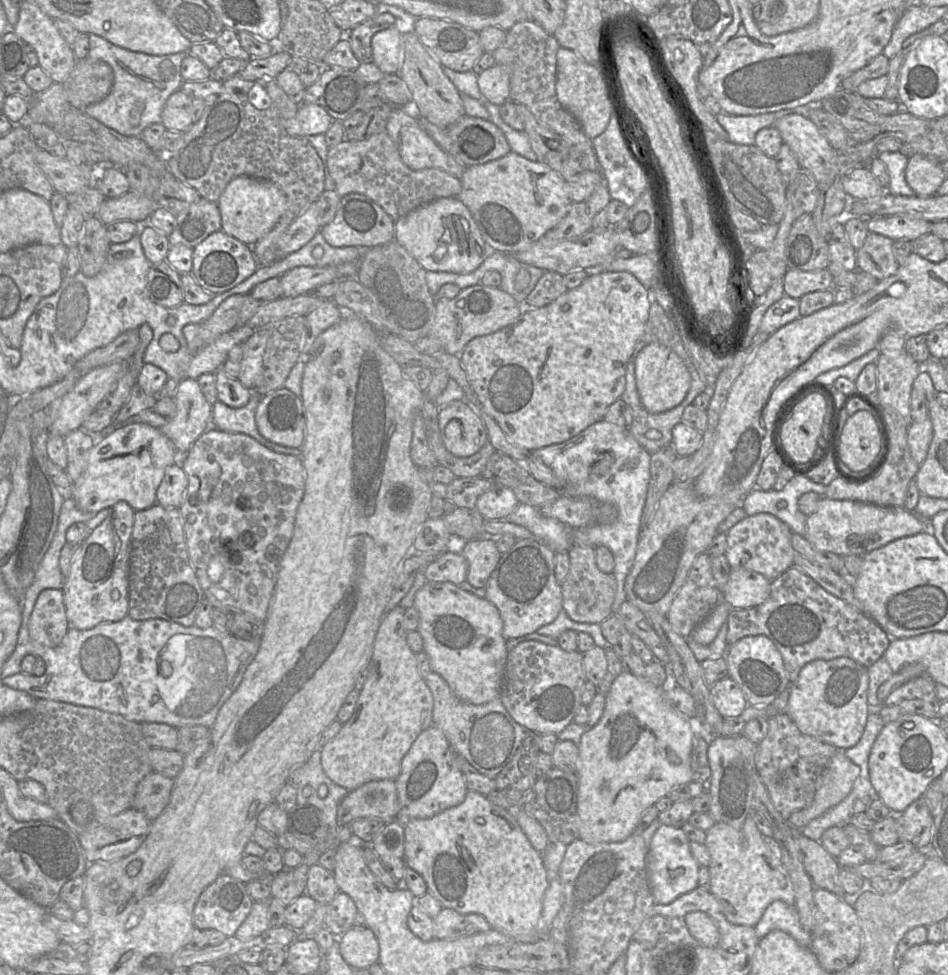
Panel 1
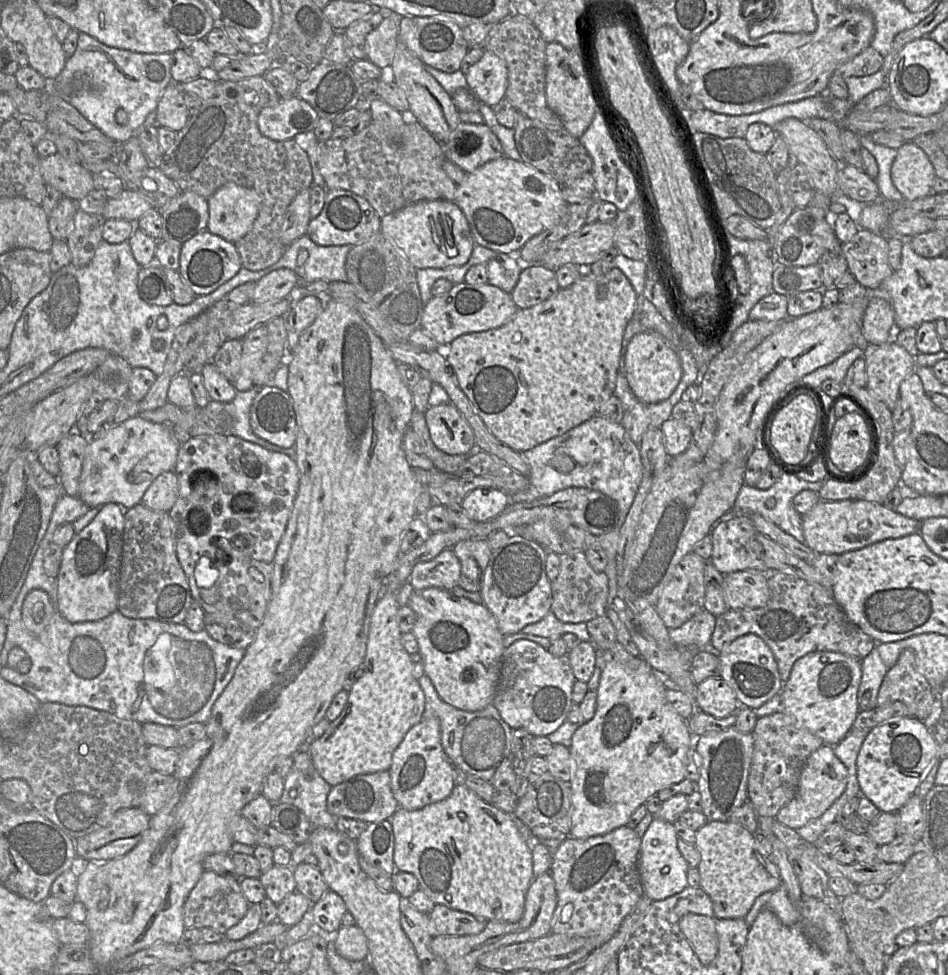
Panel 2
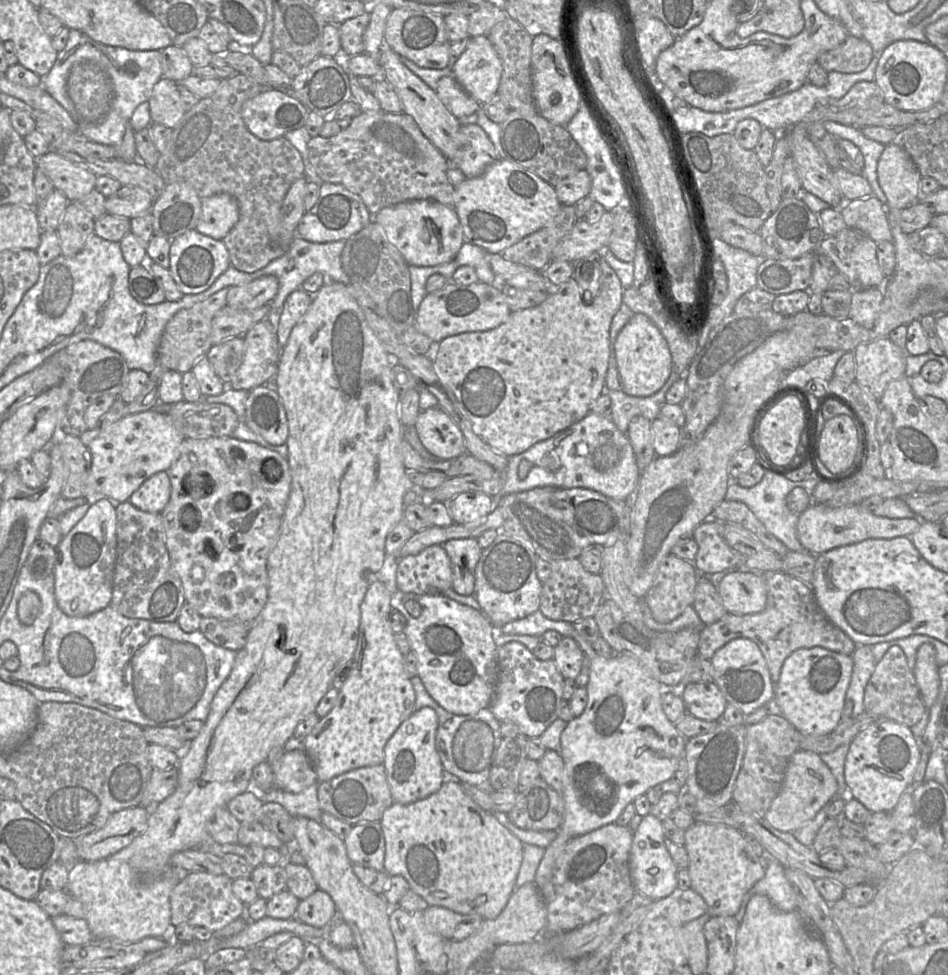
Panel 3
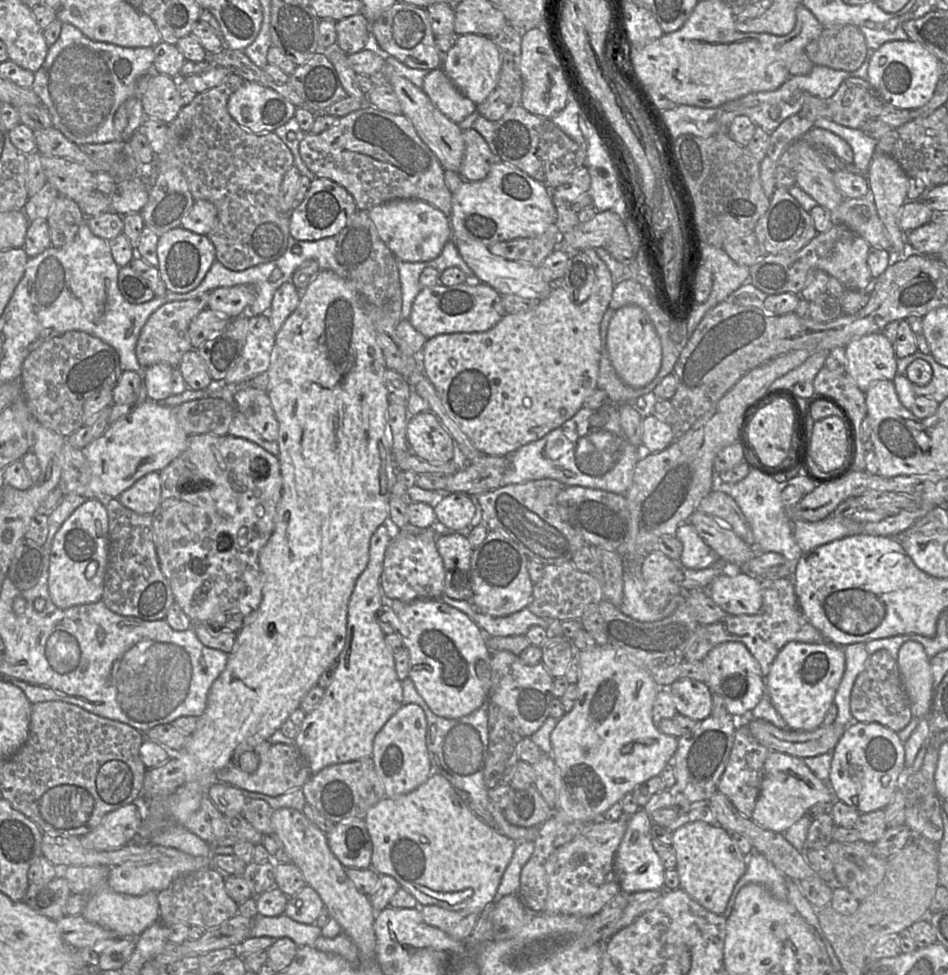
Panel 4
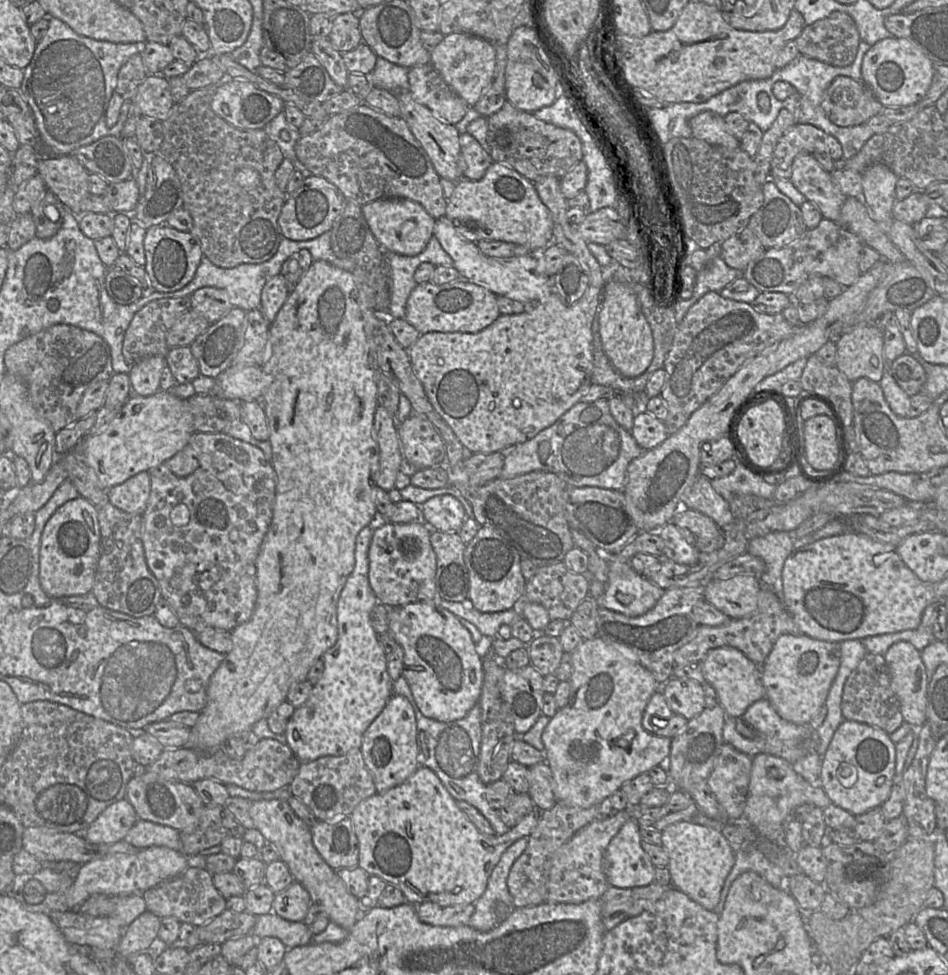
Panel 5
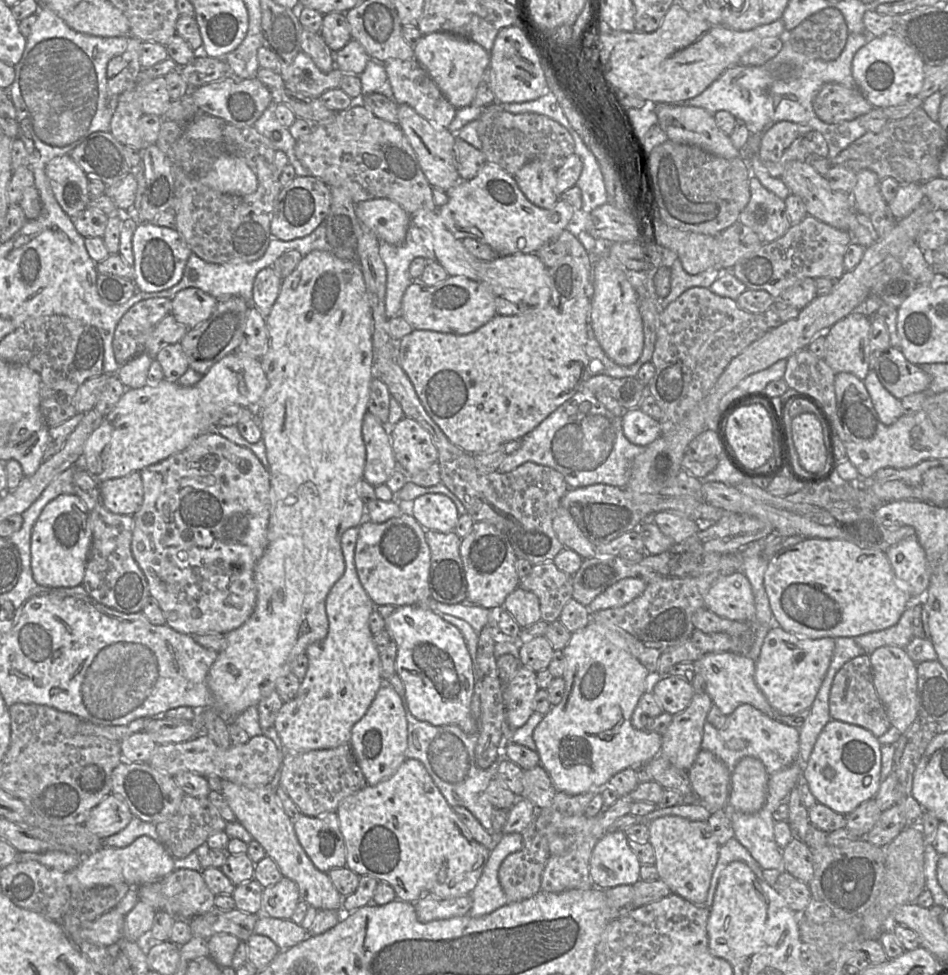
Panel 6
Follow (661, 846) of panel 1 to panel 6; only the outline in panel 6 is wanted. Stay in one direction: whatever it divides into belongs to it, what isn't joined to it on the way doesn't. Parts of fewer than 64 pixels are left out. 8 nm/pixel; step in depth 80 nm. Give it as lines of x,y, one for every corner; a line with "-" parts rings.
624,831
606,833
595,845
589,865
595,887
608,889
618,885
633,885
640,880
642,863
629,846

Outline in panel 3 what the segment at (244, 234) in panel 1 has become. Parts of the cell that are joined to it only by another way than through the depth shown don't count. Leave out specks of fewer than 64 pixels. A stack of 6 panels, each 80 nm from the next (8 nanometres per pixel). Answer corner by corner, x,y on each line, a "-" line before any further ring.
228,193
201,198
201,215
195,230
222,240
239,219
239,205

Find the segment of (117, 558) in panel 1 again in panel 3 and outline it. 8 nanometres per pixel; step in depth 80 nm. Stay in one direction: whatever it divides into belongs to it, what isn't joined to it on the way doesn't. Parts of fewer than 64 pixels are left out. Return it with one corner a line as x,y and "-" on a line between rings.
101,498
89,506
84,517
65,535
55,548
58,560
54,568
54,595
59,609
70,617
84,617
110,605
116,563
116,504

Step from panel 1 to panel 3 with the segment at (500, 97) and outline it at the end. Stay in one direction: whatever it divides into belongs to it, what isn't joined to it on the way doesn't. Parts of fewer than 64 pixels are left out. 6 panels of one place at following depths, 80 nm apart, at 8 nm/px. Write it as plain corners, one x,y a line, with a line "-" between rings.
487,36
469,37
463,53
457,58
450,56
448,67
452,70
453,78
481,105
489,102
497,94
503,67
501,59

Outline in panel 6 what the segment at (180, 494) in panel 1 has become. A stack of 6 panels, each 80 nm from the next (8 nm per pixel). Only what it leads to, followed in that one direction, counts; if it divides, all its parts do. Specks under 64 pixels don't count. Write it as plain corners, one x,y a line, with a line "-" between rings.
139,472
99,483
101,502
108,511
133,516
143,502
144,490

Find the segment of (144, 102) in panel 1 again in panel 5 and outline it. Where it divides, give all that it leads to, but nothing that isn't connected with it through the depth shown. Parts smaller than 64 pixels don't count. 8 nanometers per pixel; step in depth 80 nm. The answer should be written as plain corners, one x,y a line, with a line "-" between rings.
48,17
48,20
45,35
37,41
31,61
23,69
19,88
32,111
44,146
51,156
64,156
104,136
121,137
123,125
131,115
130,103
122,107
116,125
110,126
105,114
121,67
131,56
141,54
143,43
95,40
76,33
58,18

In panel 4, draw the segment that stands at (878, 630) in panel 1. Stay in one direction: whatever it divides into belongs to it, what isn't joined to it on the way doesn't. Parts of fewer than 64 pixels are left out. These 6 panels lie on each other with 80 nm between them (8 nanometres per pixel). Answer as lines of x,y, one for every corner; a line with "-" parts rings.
791,578
763,579
762,606
754,615
726,615
718,622
698,625
691,643
684,651
684,662
702,661
717,645
737,641
743,643
759,663
764,677
769,674
771,665
779,651
791,641
802,643
827,642
803,614

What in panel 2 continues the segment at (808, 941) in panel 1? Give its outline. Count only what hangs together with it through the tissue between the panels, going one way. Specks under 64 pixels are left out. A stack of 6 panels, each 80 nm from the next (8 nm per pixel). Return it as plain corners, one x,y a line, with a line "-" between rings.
784,885
776,890
761,894
746,915
746,923
751,925
763,909
771,910
784,925
799,925
799,907
790,899

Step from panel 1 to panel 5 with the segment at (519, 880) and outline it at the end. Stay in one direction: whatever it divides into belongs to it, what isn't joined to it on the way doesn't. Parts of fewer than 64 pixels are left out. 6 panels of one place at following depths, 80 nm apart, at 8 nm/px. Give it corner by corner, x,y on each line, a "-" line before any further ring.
422,765
404,783
363,800
349,816
358,840
358,867
369,875
379,876
397,886
406,902
415,906
423,902
434,902
441,906
475,904
484,893
503,852
515,841
528,838
537,825
538,817
537,809
503,835
483,835
458,808
457,801
437,775

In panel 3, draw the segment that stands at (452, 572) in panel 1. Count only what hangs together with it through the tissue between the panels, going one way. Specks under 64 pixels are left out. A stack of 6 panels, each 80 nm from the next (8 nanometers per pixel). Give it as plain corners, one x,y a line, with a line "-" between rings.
431,545
416,555
399,558
396,583
404,594
442,592
452,587
451,560
441,545

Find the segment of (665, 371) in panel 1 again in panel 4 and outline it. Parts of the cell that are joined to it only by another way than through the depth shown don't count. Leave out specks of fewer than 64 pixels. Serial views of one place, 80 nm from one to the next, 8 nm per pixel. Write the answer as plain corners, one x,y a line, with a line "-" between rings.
623,306
614,312
608,326
606,349
618,376
633,388
648,385
660,371
660,338
646,312
638,306

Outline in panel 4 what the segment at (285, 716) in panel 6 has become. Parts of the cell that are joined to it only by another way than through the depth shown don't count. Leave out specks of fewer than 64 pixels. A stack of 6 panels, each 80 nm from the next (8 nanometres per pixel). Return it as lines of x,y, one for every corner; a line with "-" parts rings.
388,518
370,540
369,562
356,581
348,603
345,645
329,685
318,706
306,713
294,744
308,762
312,774
323,768
371,758
373,741
386,722
402,707
403,688
395,670
394,655
385,643
377,612
385,605
380,587
385,551
400,529

